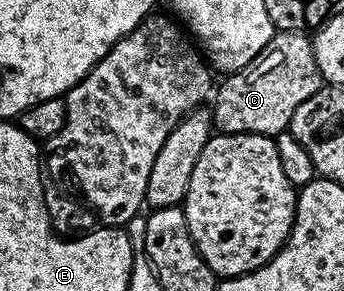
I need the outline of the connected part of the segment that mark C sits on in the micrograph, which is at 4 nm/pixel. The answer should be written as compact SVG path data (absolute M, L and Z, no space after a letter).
M280 30L274 31L265 51L257 59L238 72L228 73L222 80L225 81L222 84L220 81L211 107L214 129L221 134L254 132L274 138L288 129L291 114L323 86L312 39L305 32Z

